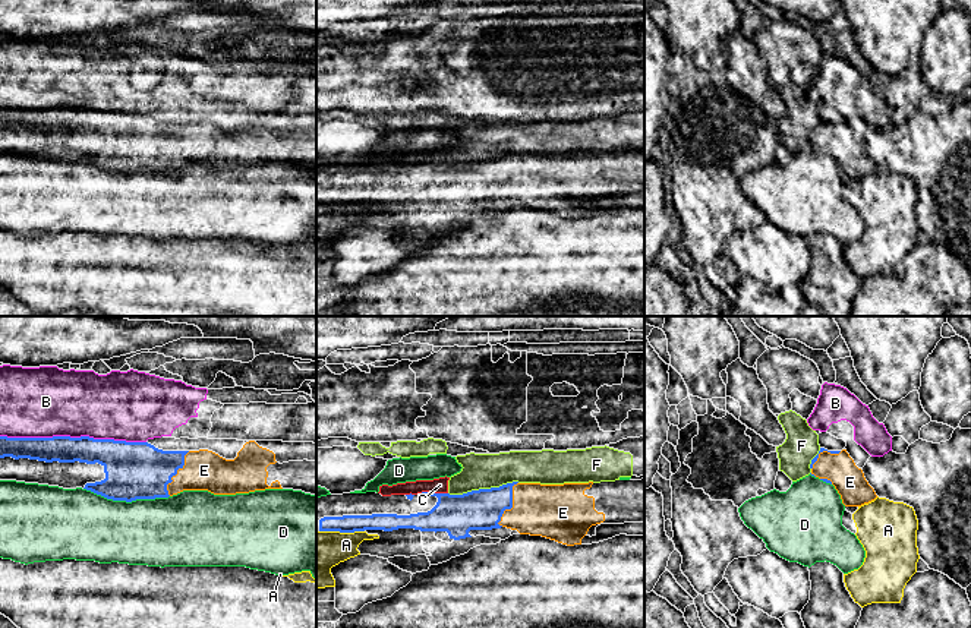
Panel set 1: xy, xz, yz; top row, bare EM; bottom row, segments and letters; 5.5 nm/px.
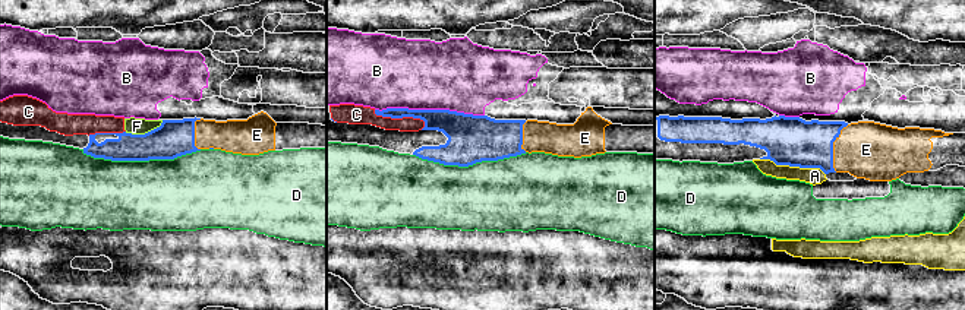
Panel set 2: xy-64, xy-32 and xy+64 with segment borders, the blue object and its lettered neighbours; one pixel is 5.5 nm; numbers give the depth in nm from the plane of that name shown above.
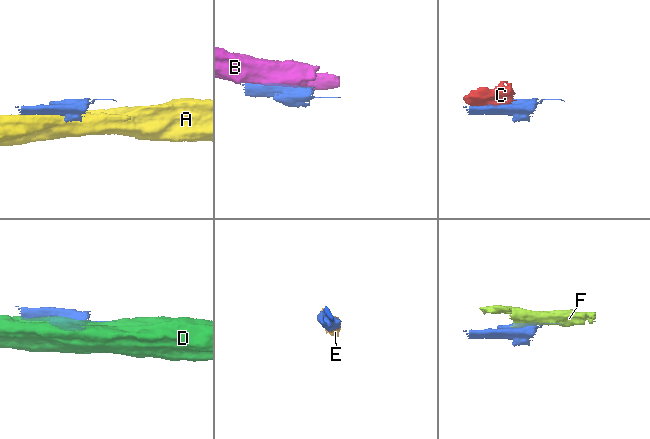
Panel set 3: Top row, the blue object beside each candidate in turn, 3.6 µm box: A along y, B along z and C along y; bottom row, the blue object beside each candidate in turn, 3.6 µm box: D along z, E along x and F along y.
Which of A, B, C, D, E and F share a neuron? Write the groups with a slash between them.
A / B / C F / D / E

